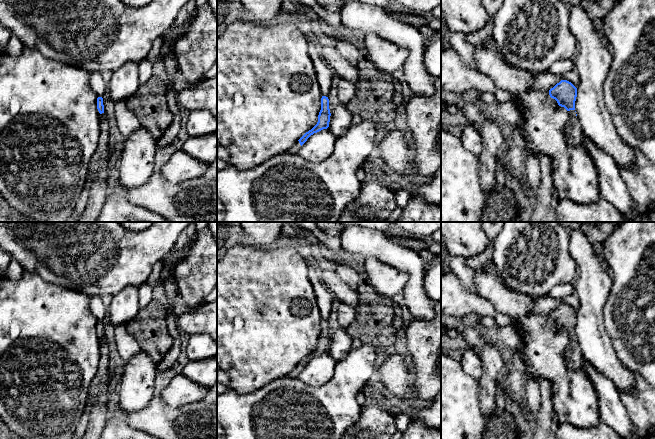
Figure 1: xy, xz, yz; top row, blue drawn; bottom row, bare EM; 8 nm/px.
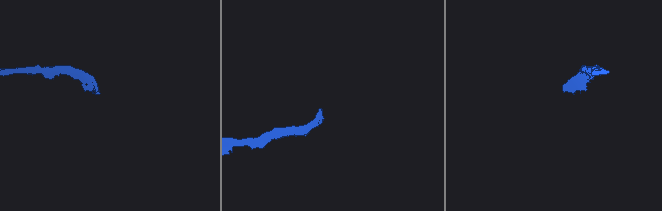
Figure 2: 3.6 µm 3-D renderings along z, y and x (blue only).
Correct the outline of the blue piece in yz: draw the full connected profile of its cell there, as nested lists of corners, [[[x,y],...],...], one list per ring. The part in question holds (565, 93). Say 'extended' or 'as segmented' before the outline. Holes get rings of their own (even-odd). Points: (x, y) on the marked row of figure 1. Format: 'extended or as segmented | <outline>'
extended | [[[561,80],[549,90],[551,98],[555,99],[559,106],[568,111],[568,122],[565,127],[567,142],[570,144],[580,144],[583,133],[575,111],[575,101],[577,88],[567,80]]]

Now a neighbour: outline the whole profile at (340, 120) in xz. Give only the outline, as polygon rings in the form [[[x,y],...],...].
[[[343,103],[331,110],[330,113],[328,129],[336,138],[345,135],[351,127],[353,115],[347,110],[346,105]]]

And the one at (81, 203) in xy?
[[[87,178],[87,181],[84,185],[84,189],[80,195],[79,200],[76,203],[76,206],[73,212],[74,215],[81,216],[81,214],[83,213],[89,198],[90,185],[91,185],[91,182]]]

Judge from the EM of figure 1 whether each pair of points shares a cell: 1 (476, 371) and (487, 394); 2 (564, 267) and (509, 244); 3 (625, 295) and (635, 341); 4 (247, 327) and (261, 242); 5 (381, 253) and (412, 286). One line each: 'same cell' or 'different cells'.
1: different cells
2: same cell
3: same cell
4: different cells
5: same cell

